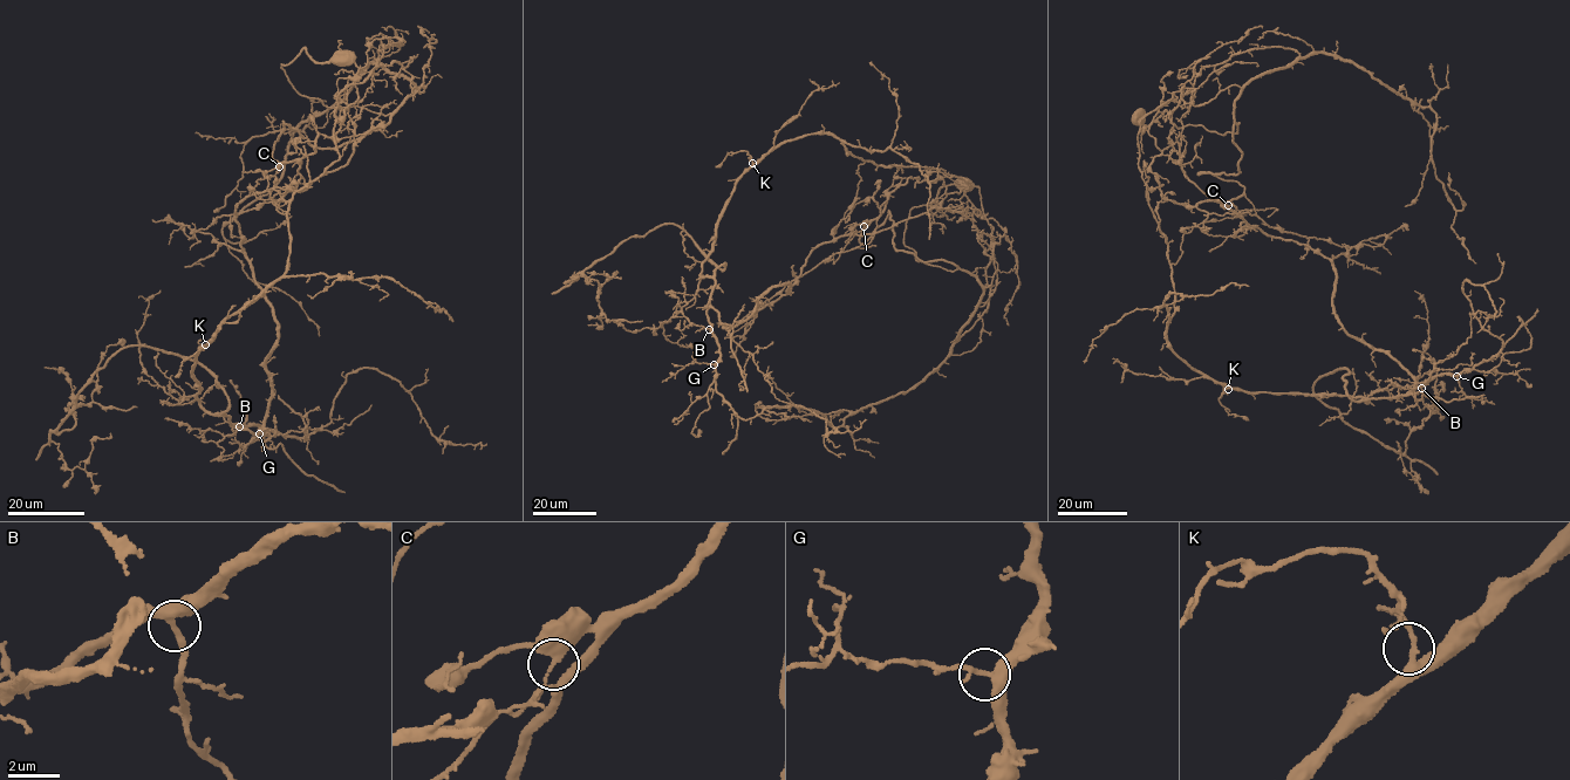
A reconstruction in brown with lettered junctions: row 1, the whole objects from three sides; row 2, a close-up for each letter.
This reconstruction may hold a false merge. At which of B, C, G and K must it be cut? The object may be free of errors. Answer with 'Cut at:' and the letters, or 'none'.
Cut at: C

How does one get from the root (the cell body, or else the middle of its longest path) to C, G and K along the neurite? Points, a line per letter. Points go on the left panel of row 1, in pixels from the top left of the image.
C: (342, 59), (316, 63), (302, 48), (281, 68), (299, 93), (389, 122), (322, 149), (282, 121), (278, 166)
G: (342, 59), (281, 68), (389, 122), (282, 121), (237, 205), (259, 433)
K: (342, 59), (281, 68), (386, 115), (425, 87), (396, 61), (339, 94), (286, 274), (205, 344)

